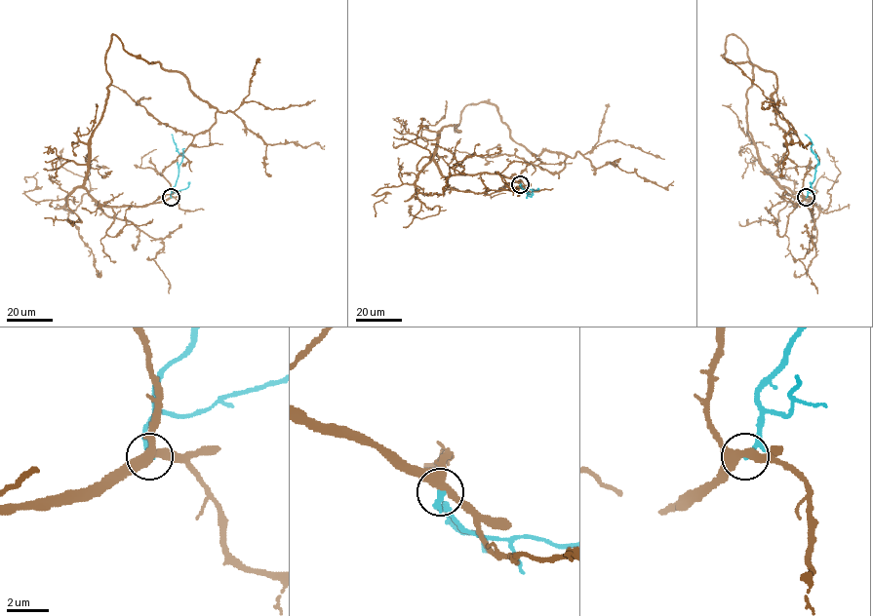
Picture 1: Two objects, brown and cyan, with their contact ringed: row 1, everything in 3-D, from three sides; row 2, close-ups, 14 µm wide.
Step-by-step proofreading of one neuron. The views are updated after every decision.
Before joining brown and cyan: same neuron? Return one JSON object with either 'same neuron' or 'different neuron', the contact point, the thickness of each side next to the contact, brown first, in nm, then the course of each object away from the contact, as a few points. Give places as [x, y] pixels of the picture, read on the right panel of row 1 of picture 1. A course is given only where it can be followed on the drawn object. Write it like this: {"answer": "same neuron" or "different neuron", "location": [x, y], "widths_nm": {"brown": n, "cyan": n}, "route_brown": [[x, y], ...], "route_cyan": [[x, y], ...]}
{"answer": "different neuron", "location": [806, 197], "widths_nm": {"brown": 400, "cyan": 260}, "route_brown": [[806, 197], [794, 207], [761, 165], [752, 64], [729, 35], [729, 62], [775, 75], [790, 135], [773, 85]], "route_cyan": [[806, 197], [817, 161], [811, 148], [811, 140], [804, 134]]}

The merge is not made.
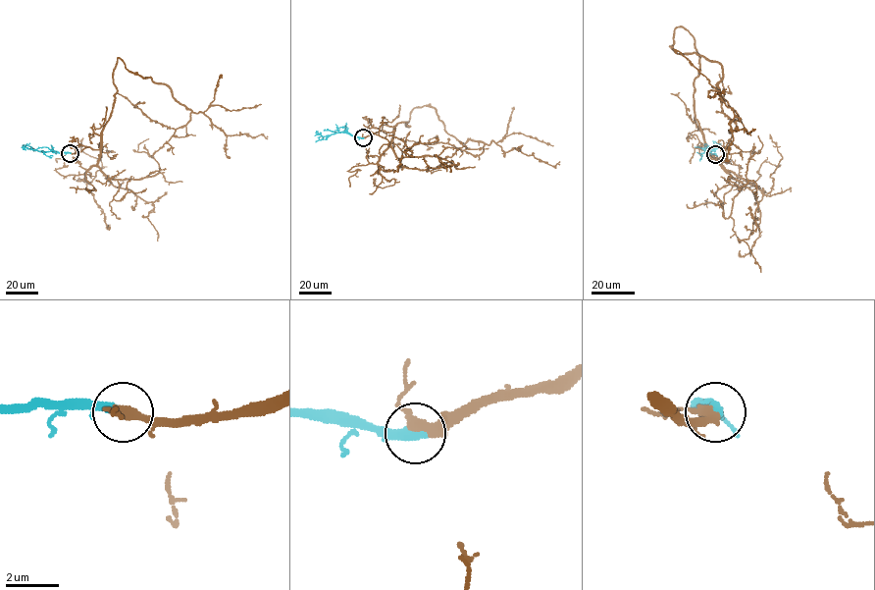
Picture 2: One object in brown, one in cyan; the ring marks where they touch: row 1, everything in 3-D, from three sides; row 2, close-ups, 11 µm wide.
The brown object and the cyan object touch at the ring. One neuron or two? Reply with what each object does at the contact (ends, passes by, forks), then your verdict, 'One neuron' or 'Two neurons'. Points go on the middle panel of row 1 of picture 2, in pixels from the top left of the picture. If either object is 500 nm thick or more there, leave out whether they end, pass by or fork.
At the ring brown passes by. At the ring cyan ends. One neuron

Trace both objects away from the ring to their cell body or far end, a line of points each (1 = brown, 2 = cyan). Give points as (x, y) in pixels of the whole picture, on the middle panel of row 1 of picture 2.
1: (363, 137), (409, 127), (412, 109), (430, 105), (460, 142), (484, 143), (473, 155), (408, 140)
2: (363, 137), (337, 133), (322, 136), (318, 131)

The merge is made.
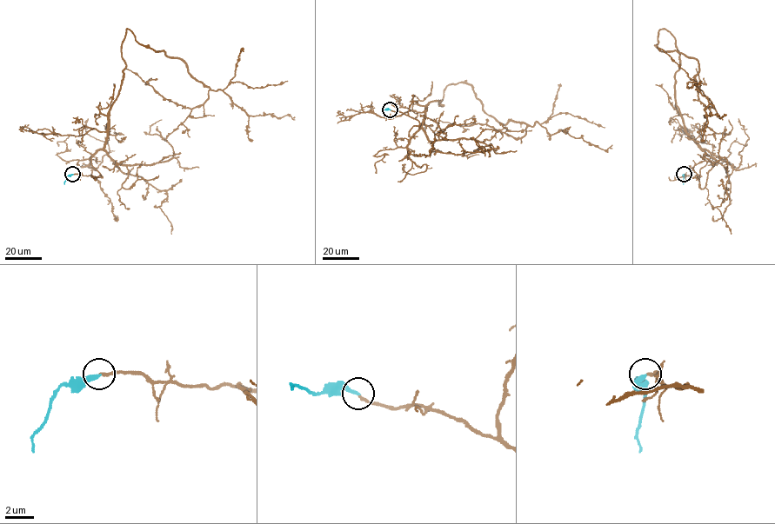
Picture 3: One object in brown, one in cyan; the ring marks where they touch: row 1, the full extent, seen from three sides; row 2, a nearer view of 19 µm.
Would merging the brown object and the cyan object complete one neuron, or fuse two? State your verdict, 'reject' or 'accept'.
accept

